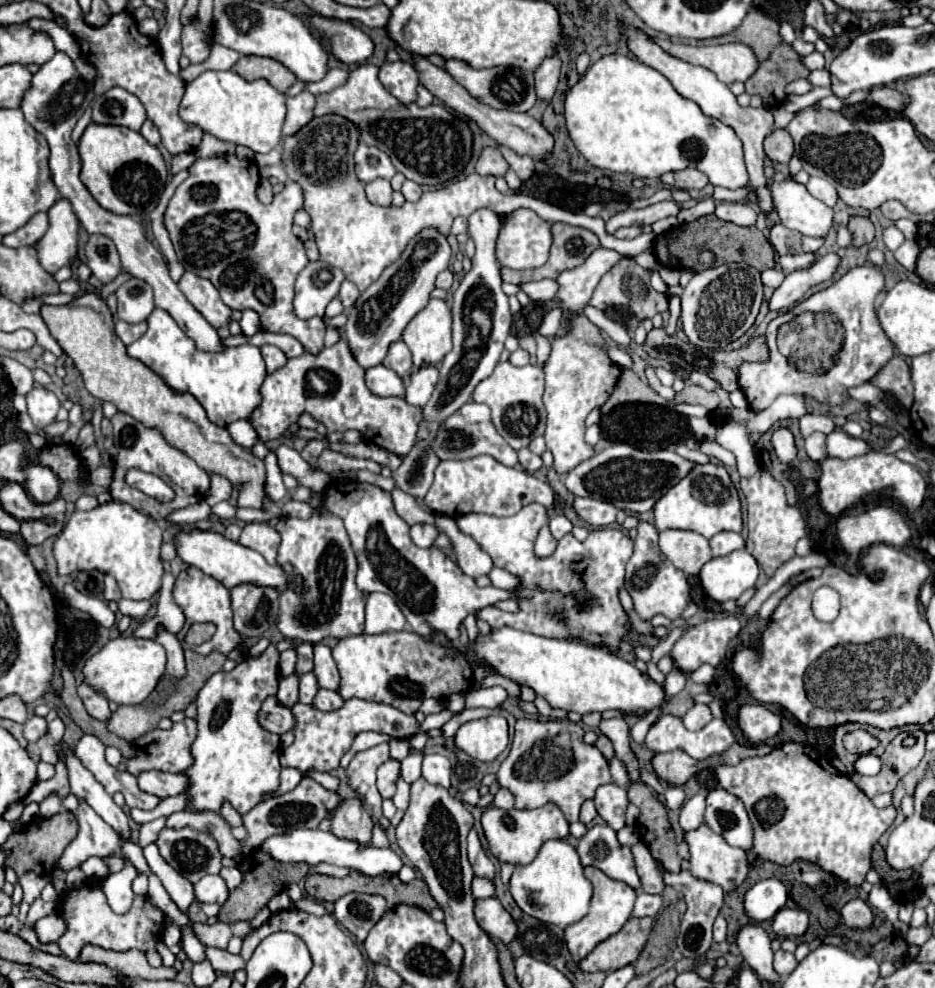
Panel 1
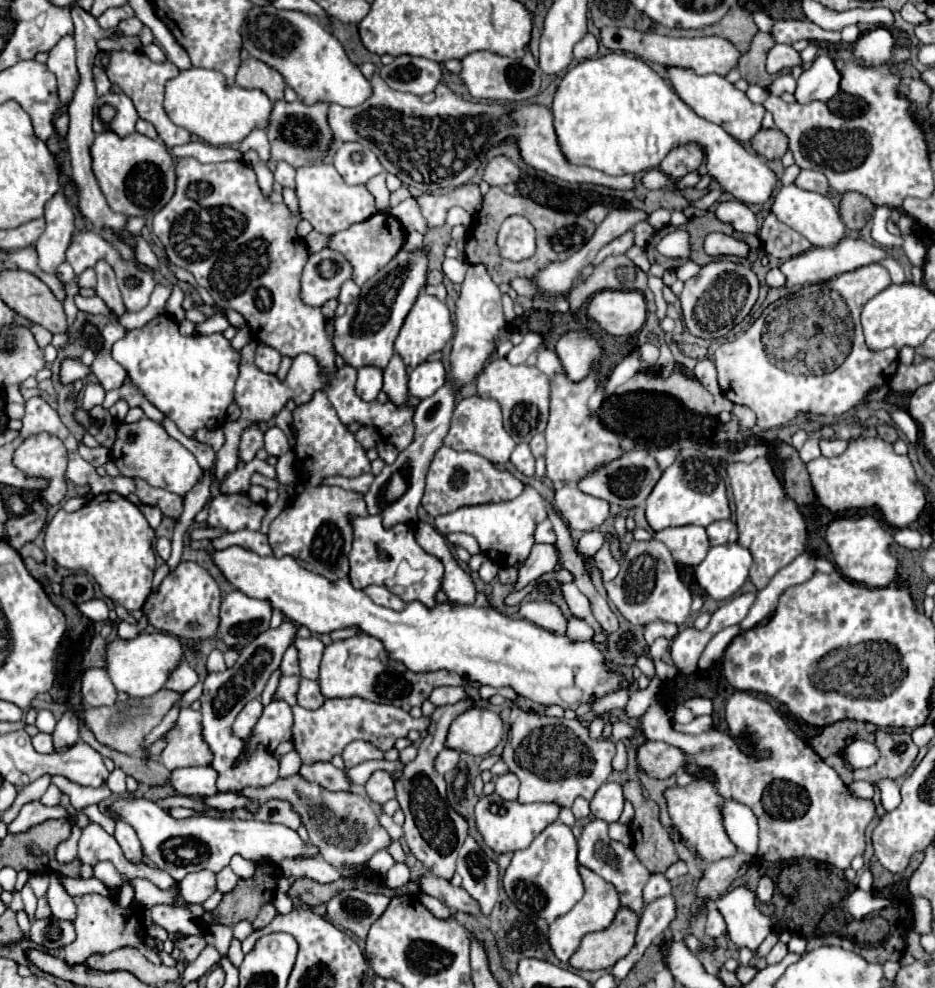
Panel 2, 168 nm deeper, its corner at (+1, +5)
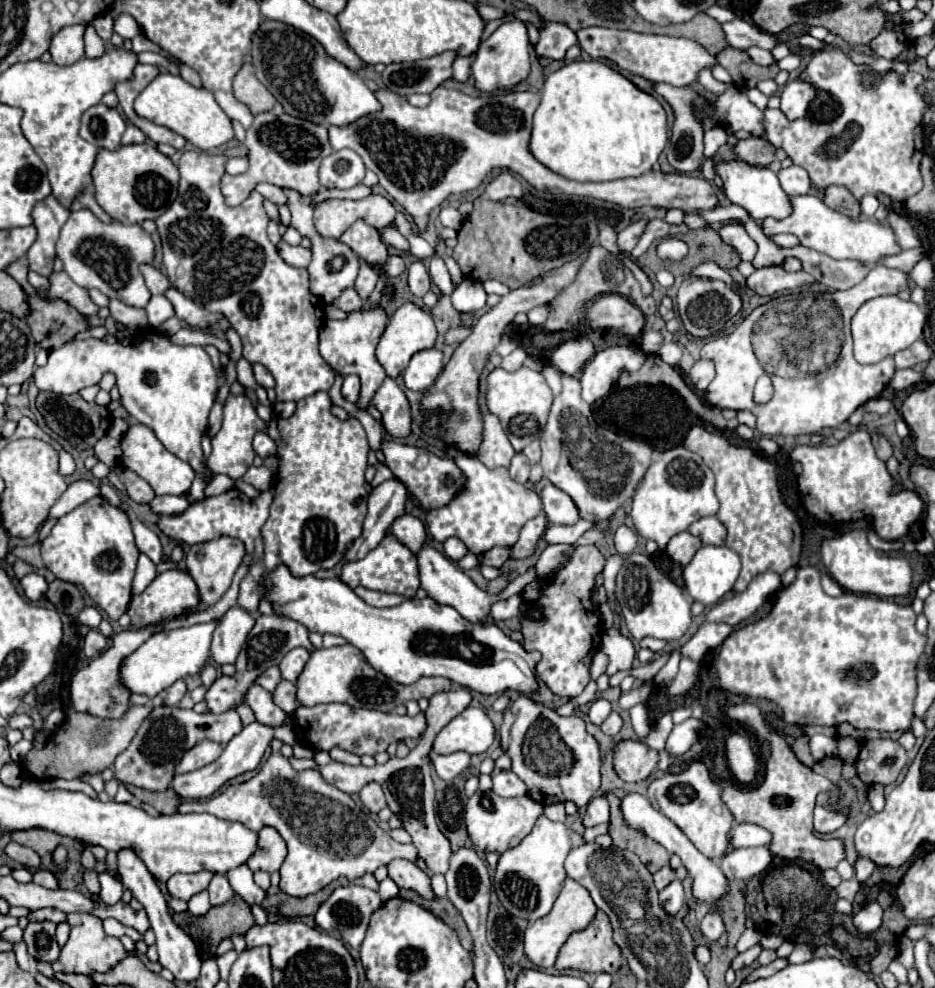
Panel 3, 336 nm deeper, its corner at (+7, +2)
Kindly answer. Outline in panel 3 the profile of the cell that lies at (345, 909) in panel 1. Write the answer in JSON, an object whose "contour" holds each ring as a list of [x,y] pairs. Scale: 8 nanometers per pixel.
{"contour":[[[358,885],[334,889],[334,893],[320,905],[314,919],[324,931],[336,931],[350,947],[358,949],[364,941],[370,915],[382,905],[376,891]]]}

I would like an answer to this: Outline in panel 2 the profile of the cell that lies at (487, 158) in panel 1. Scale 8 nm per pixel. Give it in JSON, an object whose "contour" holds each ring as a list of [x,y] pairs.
{"contour":[[[504,156],[492,158],[488,162],[488,166],[484,168],[484,180],[490,186],[504,188],[506,184],[518,182],[518,178],[520,178],[520,168],[514,162],[510,162],[508,158],[504,158]]]}

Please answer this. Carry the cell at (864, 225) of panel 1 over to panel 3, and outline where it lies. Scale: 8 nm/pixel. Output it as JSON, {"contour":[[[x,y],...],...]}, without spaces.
{"contour":[[[836,185],[828,187],[826,195],[824,195],[824,203],[830,209],[834,209],[834,211],[850,217],[850,219],[860,217],[860,201],[856,201],[852,197],[852,193],[848,193],[848,189],[844,189],[844,187],[836,187]]]}

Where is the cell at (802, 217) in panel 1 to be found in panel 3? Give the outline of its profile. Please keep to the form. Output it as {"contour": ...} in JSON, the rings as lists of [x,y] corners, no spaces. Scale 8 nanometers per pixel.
{"contour":[[[798,195],[790,199],[792,213],[786,219],[764,219],[762,231],[764,235],[772,233],[792,233],[800,239],[804,247],[816,249],[820,253],[826,253],[832,259],[854,259],[868,265],[876,265],[884,255],[898,253],[900,247],[896,245],[894,233],[888,225],[882,225],[878,221],[866,219],[866,221],[852,221],[844,217],[842,213],[836,213],[824,205],[822,199],[816,195]]]}

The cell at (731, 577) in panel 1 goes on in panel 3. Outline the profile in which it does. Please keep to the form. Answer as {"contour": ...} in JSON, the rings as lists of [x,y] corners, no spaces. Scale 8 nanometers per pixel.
{"contour":[[[704,545],[684,567],[686,591],[702,605],[718,603],[736,583],[742,563],[740,555],[728,547]]]}

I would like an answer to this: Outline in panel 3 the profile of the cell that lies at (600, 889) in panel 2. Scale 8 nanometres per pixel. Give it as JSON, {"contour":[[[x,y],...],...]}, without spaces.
{"contour":[[[568,877],[560,895],[558,895],[558,899],[556,899],[556,903],[554,903],[554,907],[552,907],[552,913],[548,913],[548,917],[542,917],[542,919],[534,921],[524,931],[524,951],[528,953],[528,959],[534,965],[540,965],[540,967],[546,967],[546,969],[554,967],[556,957],[560,953],[560,947],[566,943],[570,933],[586,929],[592,923],[596,911],[598,911],[598,907],[592,901],[590,891],[586,887],[582,887],[578,881]]]}

